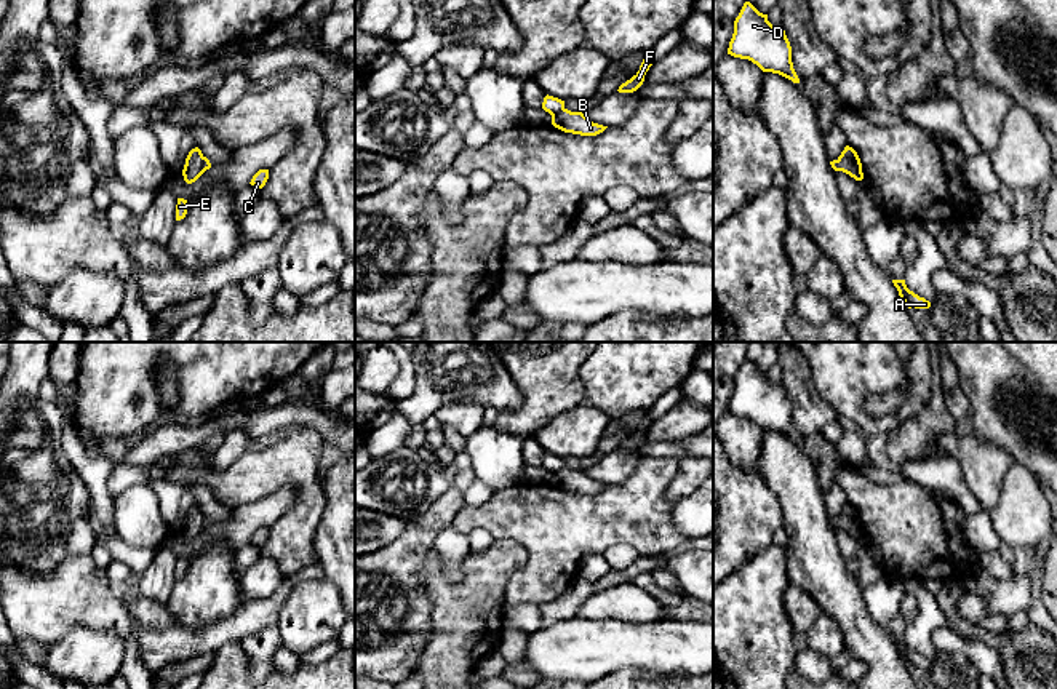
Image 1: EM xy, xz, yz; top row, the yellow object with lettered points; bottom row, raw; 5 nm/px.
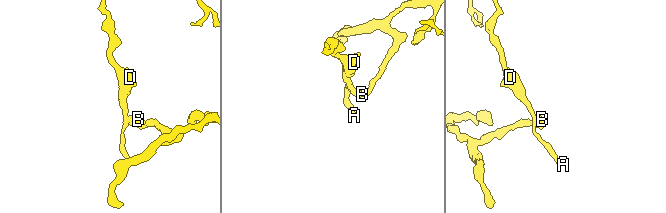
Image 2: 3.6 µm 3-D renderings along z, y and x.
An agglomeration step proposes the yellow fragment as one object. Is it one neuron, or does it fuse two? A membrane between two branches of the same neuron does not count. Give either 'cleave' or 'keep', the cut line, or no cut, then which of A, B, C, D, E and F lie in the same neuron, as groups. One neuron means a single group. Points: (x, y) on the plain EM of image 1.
cleave; cut in xz along (563, 465), (552, 475); A D E / B C F

